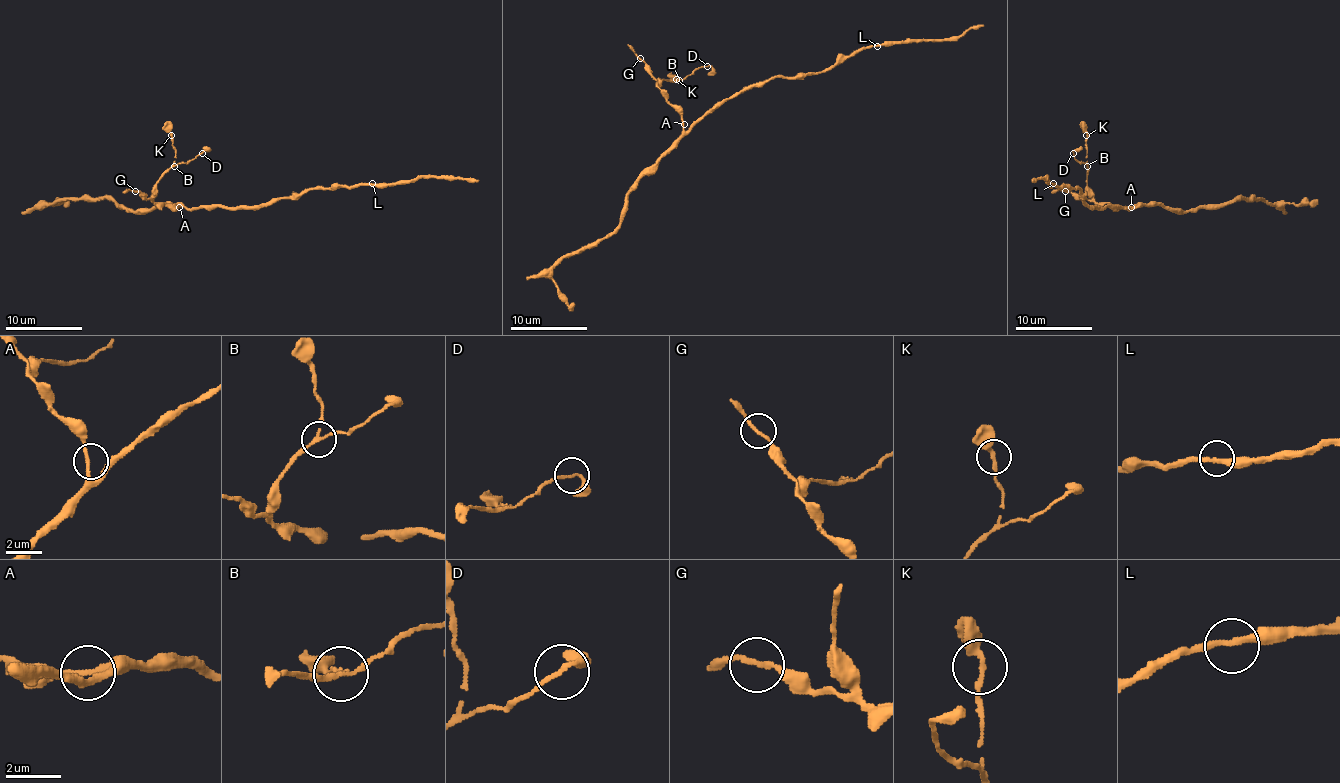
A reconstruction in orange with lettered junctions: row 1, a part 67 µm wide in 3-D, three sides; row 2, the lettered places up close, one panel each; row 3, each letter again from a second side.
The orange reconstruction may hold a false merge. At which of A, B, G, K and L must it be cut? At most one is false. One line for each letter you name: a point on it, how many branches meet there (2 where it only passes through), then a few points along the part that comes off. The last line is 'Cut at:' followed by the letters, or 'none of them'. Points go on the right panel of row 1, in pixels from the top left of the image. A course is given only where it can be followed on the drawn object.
B: Place: (1087, 166). Branches: 3. Course of the part to remove: (1086, 166), (1073, 154), (1082, 147)
Cut at: B

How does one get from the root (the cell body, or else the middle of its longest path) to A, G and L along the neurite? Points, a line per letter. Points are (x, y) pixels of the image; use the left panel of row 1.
A: (214, 208), (179, 207)
G: (214, 208), (168, 207), (135, 191)
L: (214, 208), (260, 207), (270, 201), (297, 199), (310, 189), (372, 183)

